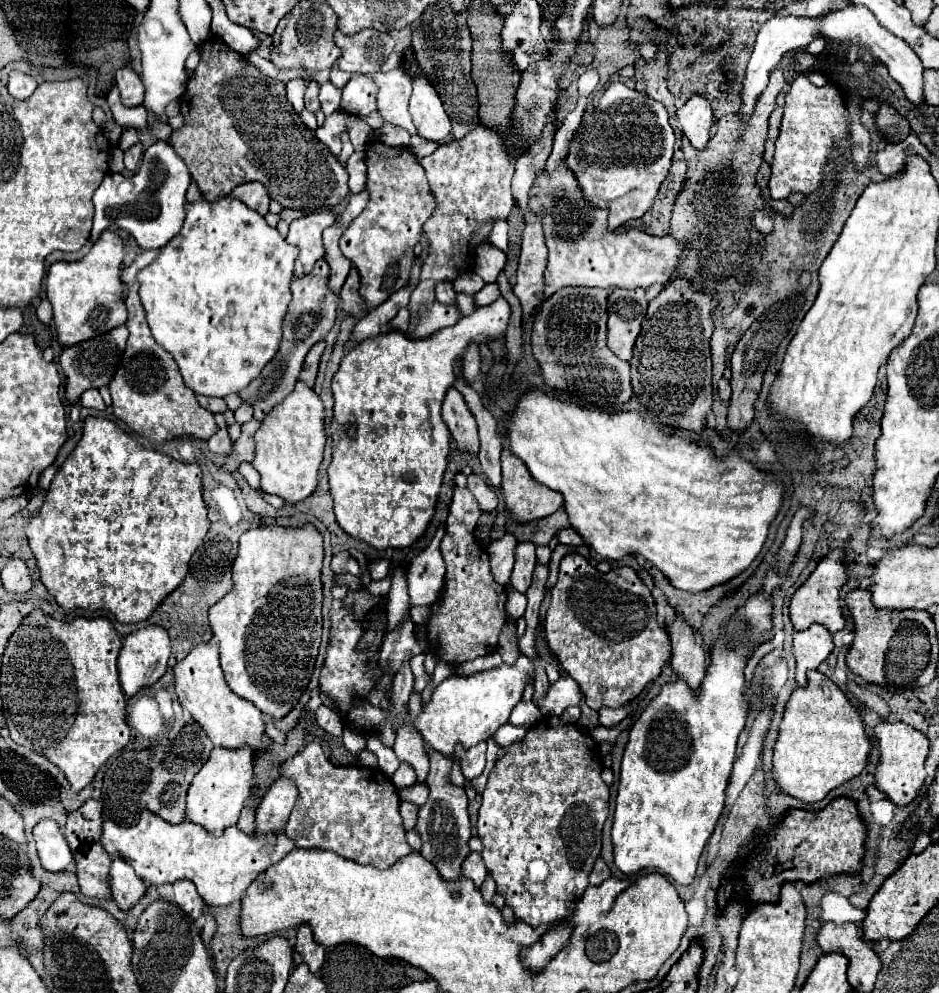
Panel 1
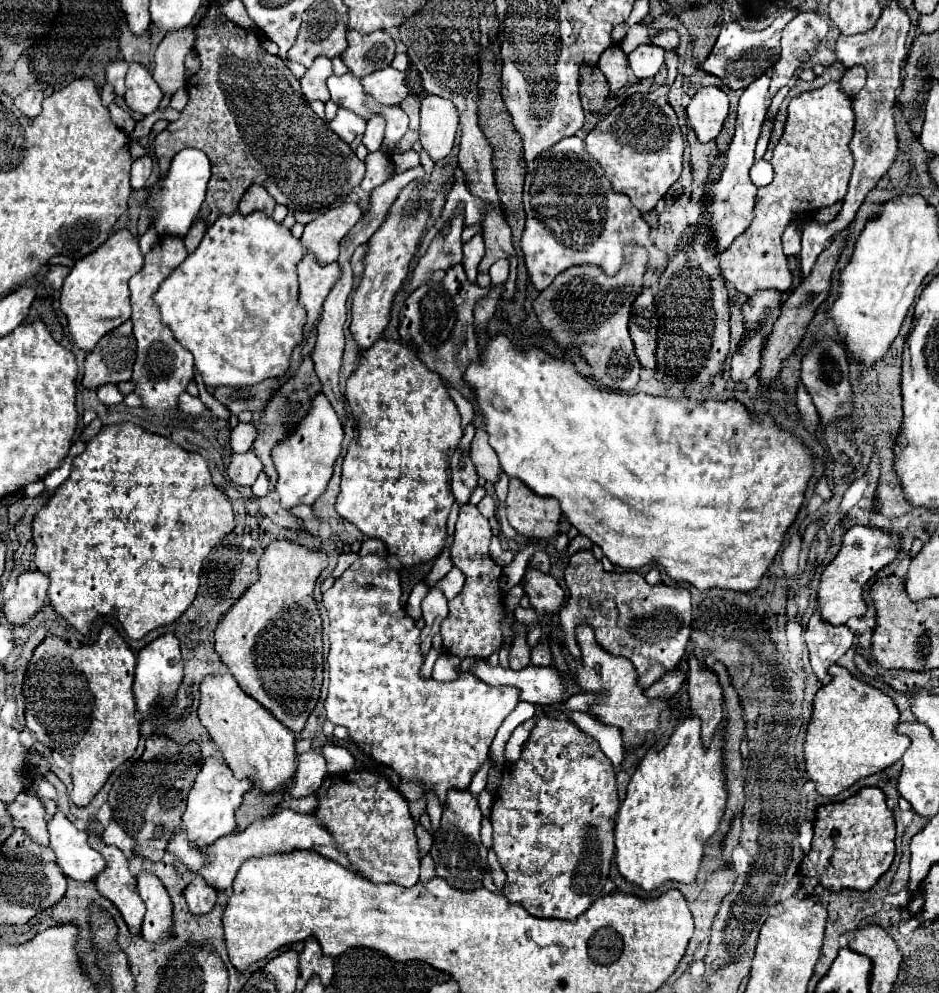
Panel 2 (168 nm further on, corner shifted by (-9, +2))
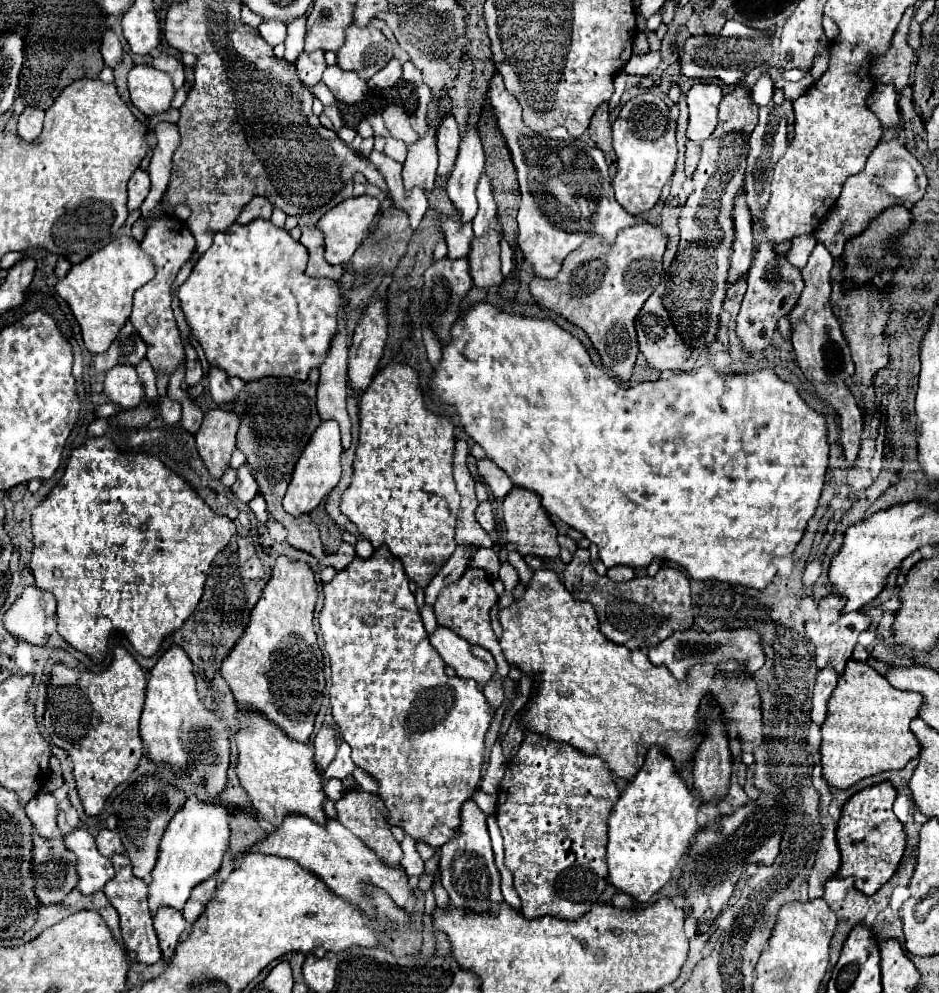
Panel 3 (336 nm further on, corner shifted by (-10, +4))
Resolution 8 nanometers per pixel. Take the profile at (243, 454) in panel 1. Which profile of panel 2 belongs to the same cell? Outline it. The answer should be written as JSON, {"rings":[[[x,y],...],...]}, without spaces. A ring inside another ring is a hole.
{"rings":[[[247,451],[243,455],[233,455],[231,465],[227,469],[227,475],[233,483],[241,485],[241,487],[251,487],[257,479],[257,475],[261,473],[261,459],[257,459],[257,455],[253,455],[253,451]]]}

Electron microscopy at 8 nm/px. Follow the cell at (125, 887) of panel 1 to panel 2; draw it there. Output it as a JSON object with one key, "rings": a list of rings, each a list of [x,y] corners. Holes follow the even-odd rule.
{"rings":[[[147,871],[137,873],[137,889],[147,905],[141,937],[151,943],[167,941],[173,937],[173,903],[169,893],[163,883]]]}

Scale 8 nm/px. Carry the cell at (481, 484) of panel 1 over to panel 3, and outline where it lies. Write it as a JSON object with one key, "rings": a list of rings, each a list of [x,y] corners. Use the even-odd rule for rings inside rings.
{"rings":[[[484,501],[484,503],[480,503],[478,505],[478,509],[476,509],[476,519],[478,519],[478,523],[482,525],[482,529],[484,531],[492,531],[494,529],[494,507],[492,507],[492,503],[490,501]]]}

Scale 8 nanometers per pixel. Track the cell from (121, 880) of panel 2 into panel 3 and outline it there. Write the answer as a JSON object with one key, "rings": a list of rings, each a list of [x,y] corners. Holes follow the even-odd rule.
{"rings":[[[112,855],[112,865],[116,869],[114,879],[110,879],[104,885],[104,895],[108,897],[108,901],[116,907],[118,915],[120,915],[120,927],[122,927],[122,937],[124,943],[128,947],[128,951],[134,953],[134,957],[140,963],[156,963],[158,957],[162,957],[160,947],[158,947],[158,937],[156,931],[152,927],[152,917],[150,917],[150,909],[146,905],[146,897],[148,897],[148,887],[144,885],[142,879],[134,877],[132,873],[132,865],[130,859],[124,855]]]}

